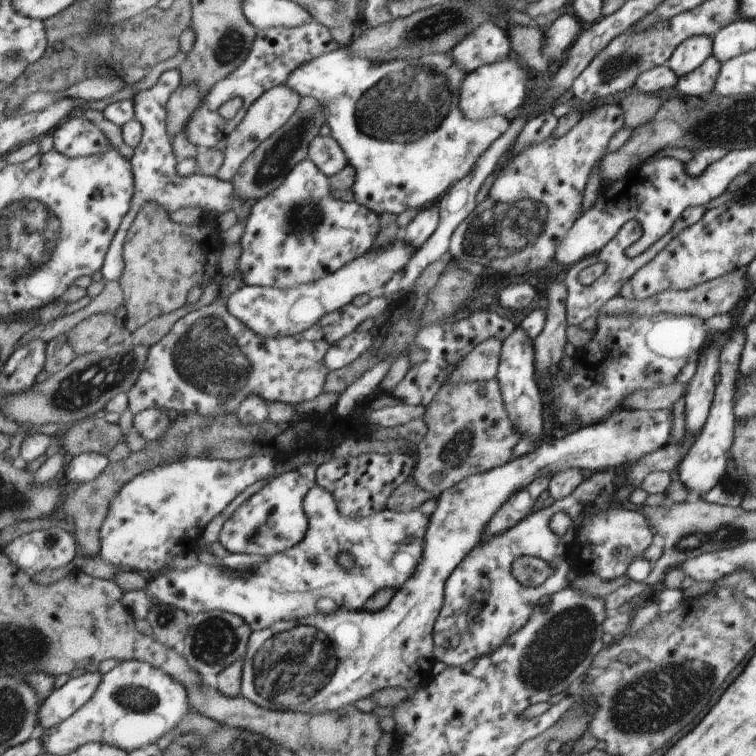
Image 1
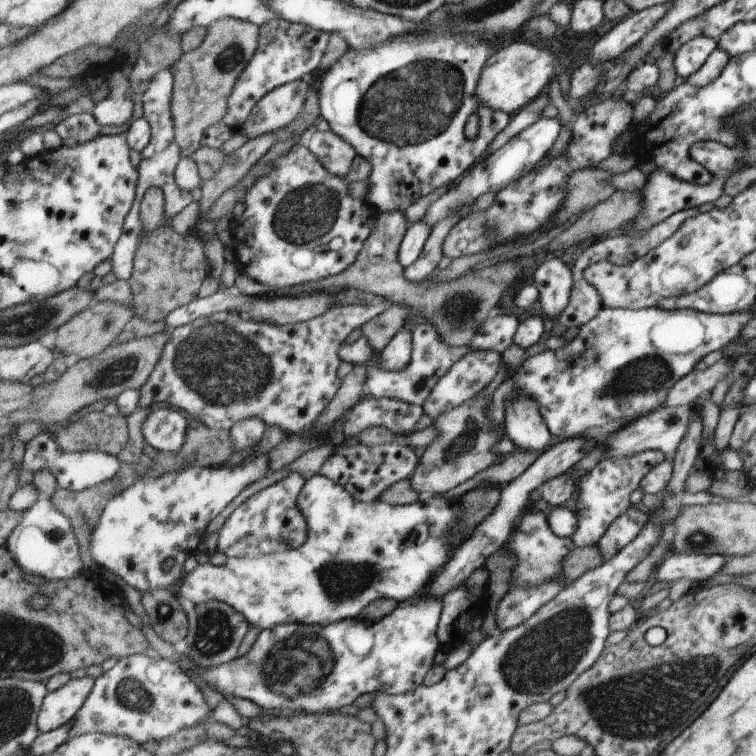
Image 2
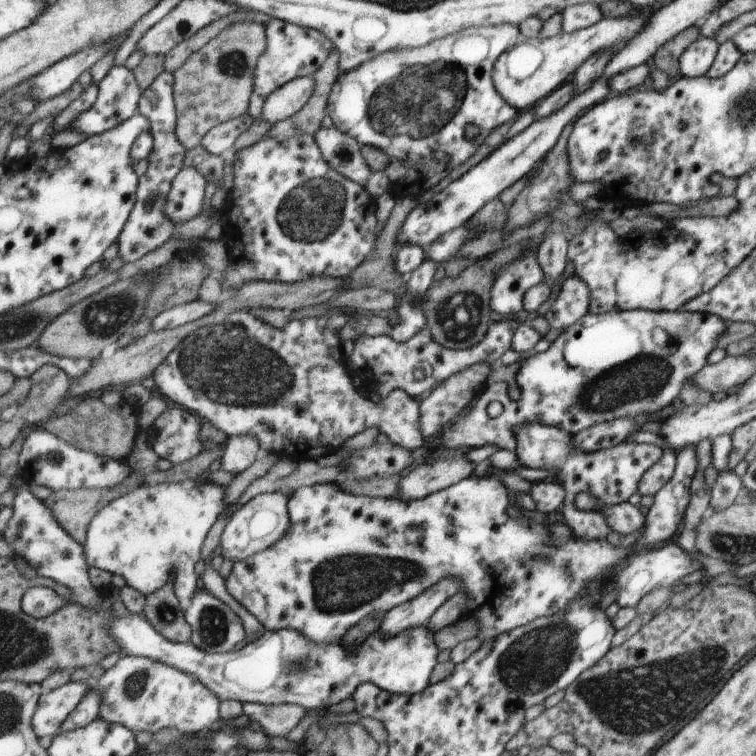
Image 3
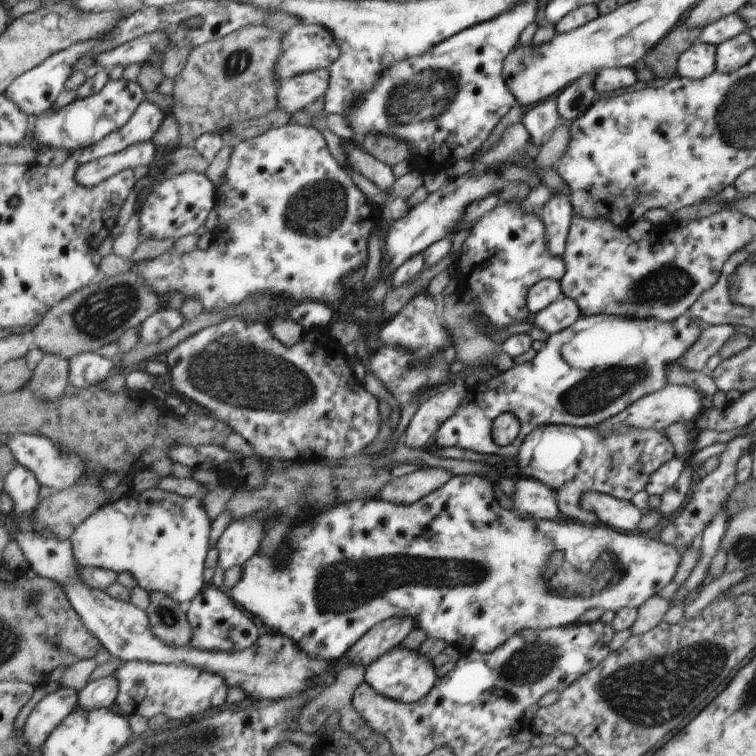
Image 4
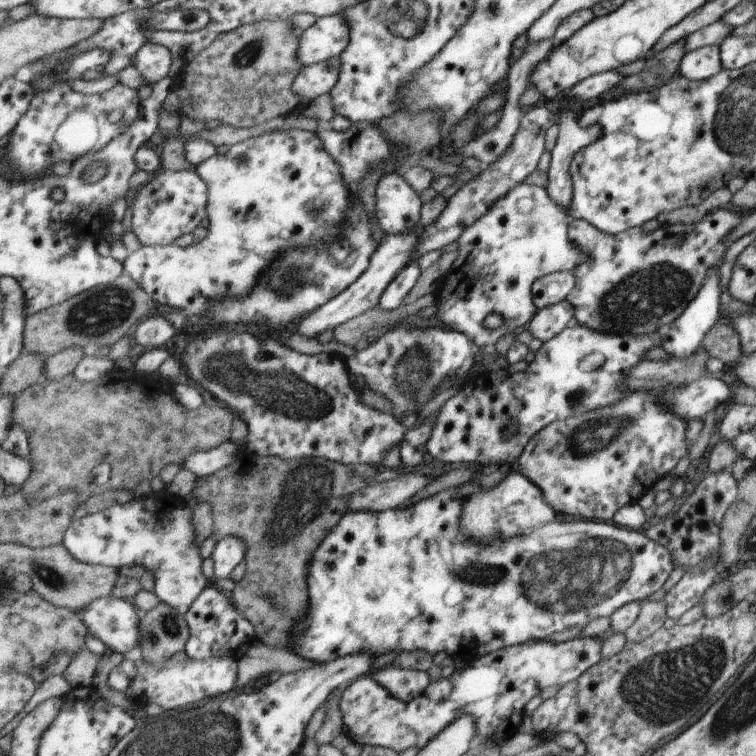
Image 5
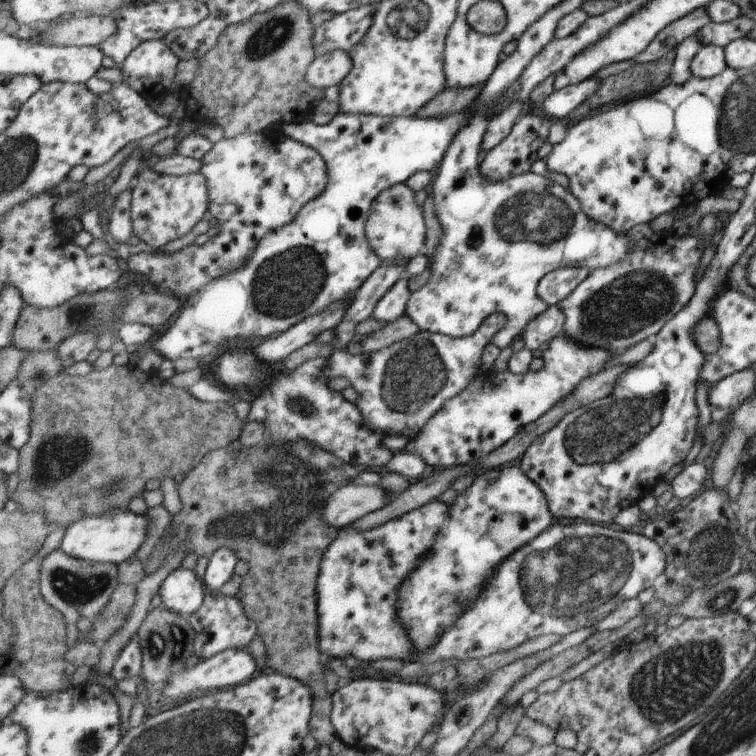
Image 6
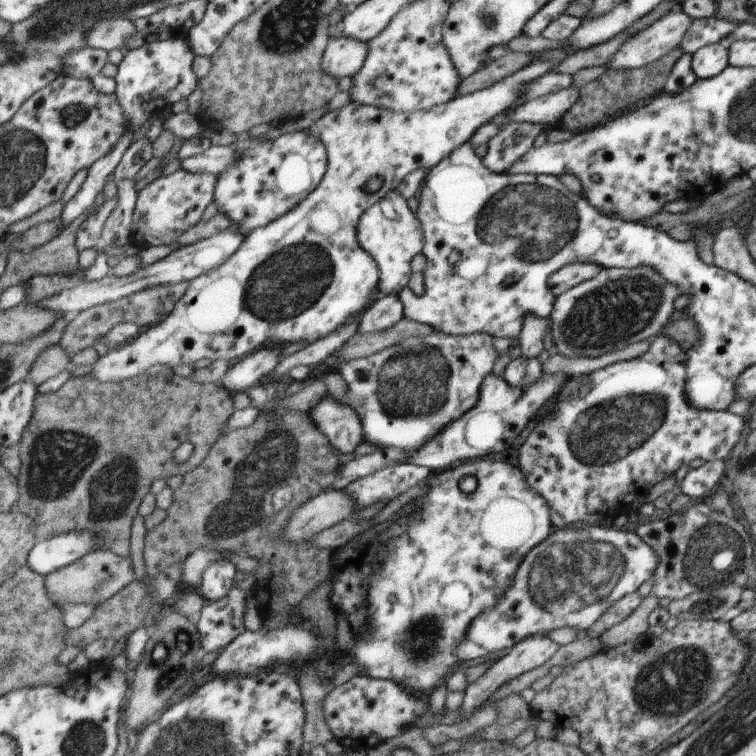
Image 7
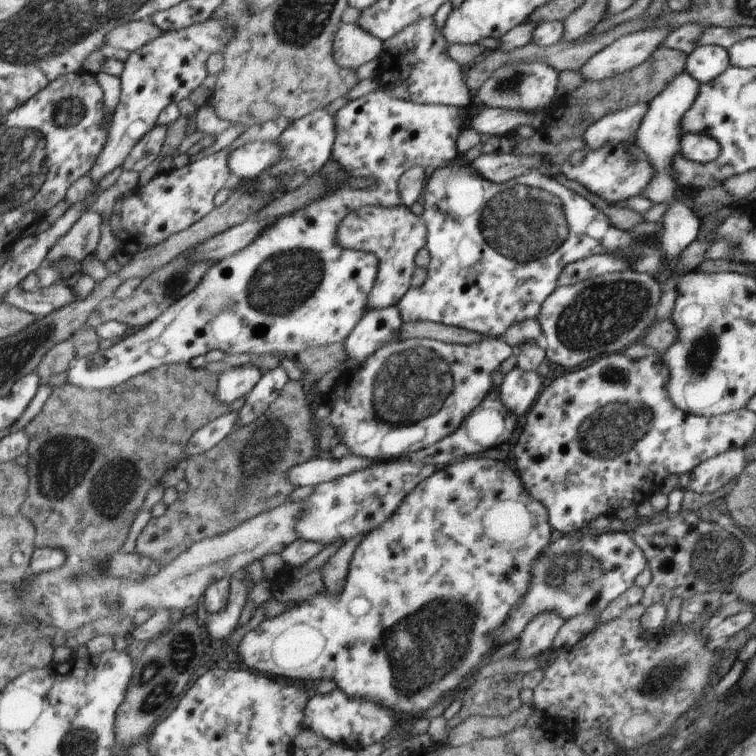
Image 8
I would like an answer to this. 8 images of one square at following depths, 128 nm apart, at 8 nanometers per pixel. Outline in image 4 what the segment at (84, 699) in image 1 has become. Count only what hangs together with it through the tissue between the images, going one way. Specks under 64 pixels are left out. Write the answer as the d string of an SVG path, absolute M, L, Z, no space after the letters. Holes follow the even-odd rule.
M61 685L58 690L46 695L32 711L24 727L28 746L43 750L44 745L66 718L79 707L79 692Z

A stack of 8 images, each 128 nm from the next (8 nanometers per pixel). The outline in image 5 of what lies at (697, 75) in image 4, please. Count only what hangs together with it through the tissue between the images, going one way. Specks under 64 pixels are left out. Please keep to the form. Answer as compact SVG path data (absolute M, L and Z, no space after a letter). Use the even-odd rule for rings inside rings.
M711 43L685 54L681 62L682 76L690 80L706 80L717 75L722 68L721 48Z

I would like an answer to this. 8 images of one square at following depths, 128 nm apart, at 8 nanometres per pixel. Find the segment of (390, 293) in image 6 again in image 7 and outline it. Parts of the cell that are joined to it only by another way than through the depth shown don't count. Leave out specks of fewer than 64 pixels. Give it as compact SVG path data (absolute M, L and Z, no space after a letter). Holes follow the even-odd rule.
M384 295L378 303L372 305L359 320L356 333L380 333L390 329L402 318L403 305L398 295Z

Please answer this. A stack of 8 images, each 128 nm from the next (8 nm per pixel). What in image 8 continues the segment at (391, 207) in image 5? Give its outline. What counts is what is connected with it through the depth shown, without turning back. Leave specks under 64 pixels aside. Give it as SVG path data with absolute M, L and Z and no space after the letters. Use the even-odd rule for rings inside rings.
M404 204L394 208L373 205L348 214L336 230L336 242L340 248L366 250L381 260L378 280L367 308L374 311L397 304L411 287L412 275L417 267L416 256L428 242L428 229L421 217Z

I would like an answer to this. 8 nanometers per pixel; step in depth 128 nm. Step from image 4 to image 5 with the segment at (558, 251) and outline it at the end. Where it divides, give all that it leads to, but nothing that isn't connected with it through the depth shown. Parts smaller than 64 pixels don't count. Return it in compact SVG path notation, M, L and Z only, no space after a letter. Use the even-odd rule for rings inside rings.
M568 105L558 118L559 135L551 152L551 161L547 171L548 183L546 190L550 198L571 210L573 182L569 173L572 158L581 148L595 142L602 134L600 126L593 125L582 128L579 125L578 108Z

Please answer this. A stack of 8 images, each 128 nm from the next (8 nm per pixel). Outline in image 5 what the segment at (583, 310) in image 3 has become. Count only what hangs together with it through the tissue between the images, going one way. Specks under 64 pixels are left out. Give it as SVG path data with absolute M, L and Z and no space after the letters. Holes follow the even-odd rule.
M564 299L561 303L538 310L528 323L527 330L533 338L545 343L561 331L561 327L574 321L571 304Z

